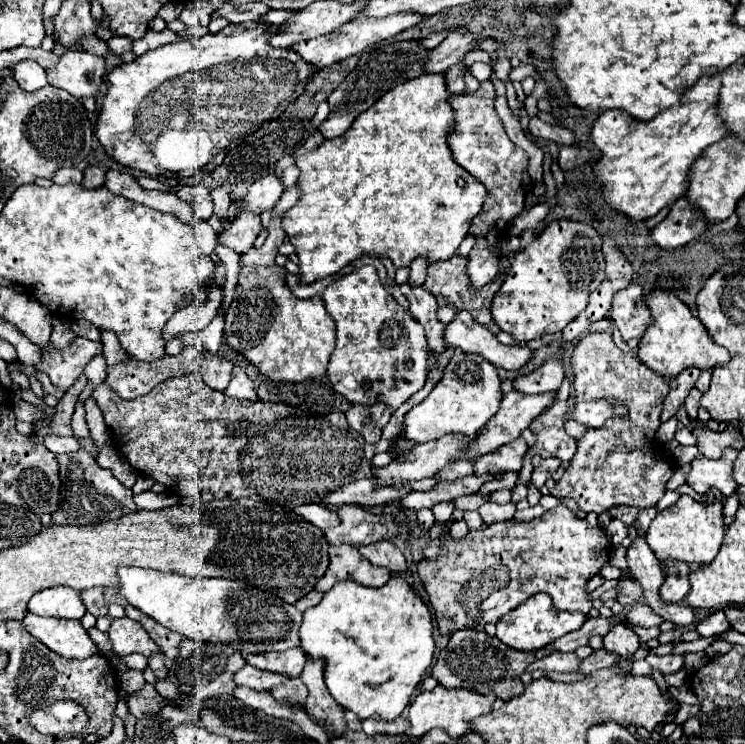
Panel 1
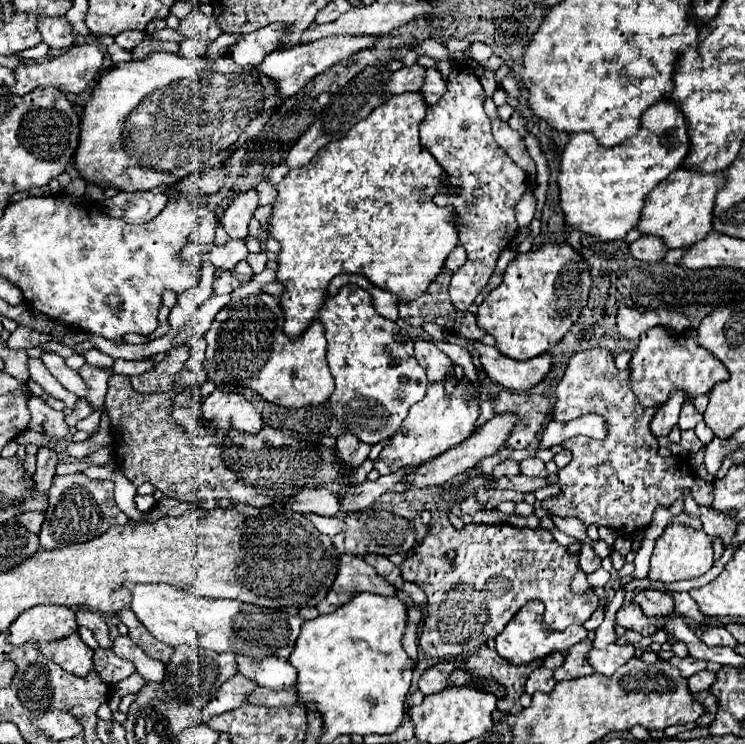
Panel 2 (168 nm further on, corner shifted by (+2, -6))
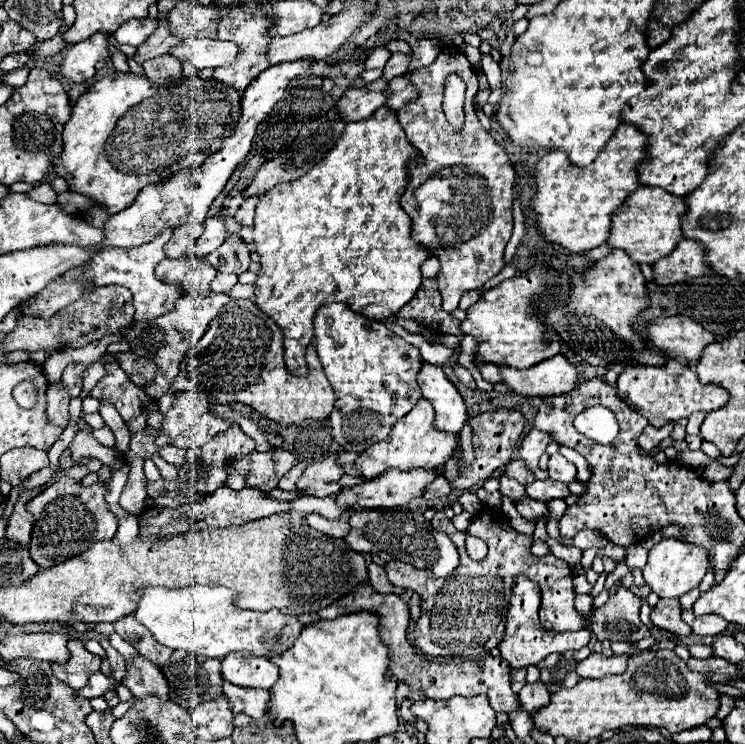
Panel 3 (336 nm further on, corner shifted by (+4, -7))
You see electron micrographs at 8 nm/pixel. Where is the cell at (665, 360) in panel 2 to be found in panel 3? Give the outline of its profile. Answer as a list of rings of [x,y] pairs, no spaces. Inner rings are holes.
[[[666,358],[664,366],[628,366],[616,382],[618,394],[624,402],[628,402],[634,410],[650,420],[654,426],[664,426],[666,422],[676,422],[680,418],[688,418],[692,412],[712,412],[722,408],[728,402],[728,392],[718,384],[700,384],[694,368],[676,358]]]

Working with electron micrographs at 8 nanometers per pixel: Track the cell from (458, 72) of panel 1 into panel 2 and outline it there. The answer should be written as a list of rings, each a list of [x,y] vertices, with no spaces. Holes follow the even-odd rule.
[[[432,67],[426,69],[426,77],[424,77],[424,85],[420,87],[420,93],[426,105],[432,105],[438,101],[438,97],[444,93],[444,79],[438,69],[432,69]]]

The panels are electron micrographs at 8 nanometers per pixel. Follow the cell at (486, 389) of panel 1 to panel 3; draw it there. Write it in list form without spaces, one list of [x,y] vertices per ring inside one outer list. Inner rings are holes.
[[[420,398],[418,404],[402,418],[396,422],[392,432],[384,442],[372,444],[366,452],[362,452],[356,460],[356,468],[360,470],[360,476],[370,480],[386,472],[388,468],[398,468],[398,470],[412,470],[412,468],[438,468],[442,466],[452,454],[454,448],[458,448],[460,440],[458,436],[450,436],[450,432],[438,432],[434,428],[434,408],[426,404],[426,398]]]

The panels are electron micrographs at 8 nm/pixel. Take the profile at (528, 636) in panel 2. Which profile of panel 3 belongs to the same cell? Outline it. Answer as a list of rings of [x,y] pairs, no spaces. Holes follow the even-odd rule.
[[[520,576],[512,588],[512,598],[510,598],[510,608],[508,608],[508,624],[506,624],[506,632],[502,642],[498,644],[500,656],[506,658],[506,662],[510,664],[510,668],[526,668],[530,664],[538,664],[542,662],[548,654],[562,654],[568,650],[580,650],[582,646],[586,646],[592,638],[590,630],[578,630],[578,632],[550,632],[544,630],[540,620],[538,620],[538,608],[540,608],[540,590],[538,586]]]

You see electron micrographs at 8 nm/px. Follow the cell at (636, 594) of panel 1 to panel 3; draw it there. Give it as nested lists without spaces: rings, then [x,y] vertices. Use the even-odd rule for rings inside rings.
[[[660,598],[658,604],[650,612],[650,620],[652,620],[652,624],[656,628],[662,628],[662,630],[686,636],[686,634],[690,634],[690,628],[680,618],[680,612],[682,612],[682,606],[680,606],[678,600],[662,600]]]

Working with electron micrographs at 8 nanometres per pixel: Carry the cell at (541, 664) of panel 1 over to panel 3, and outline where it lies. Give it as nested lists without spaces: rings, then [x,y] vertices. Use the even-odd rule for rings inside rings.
[[[538,680],[534,684],[526,684],[520,692],[520,704],[522,704],[522,710],[526,710],[528,714],[536,712],[538,708],[546,706],[550,702],[550,692],[548,688]]]

